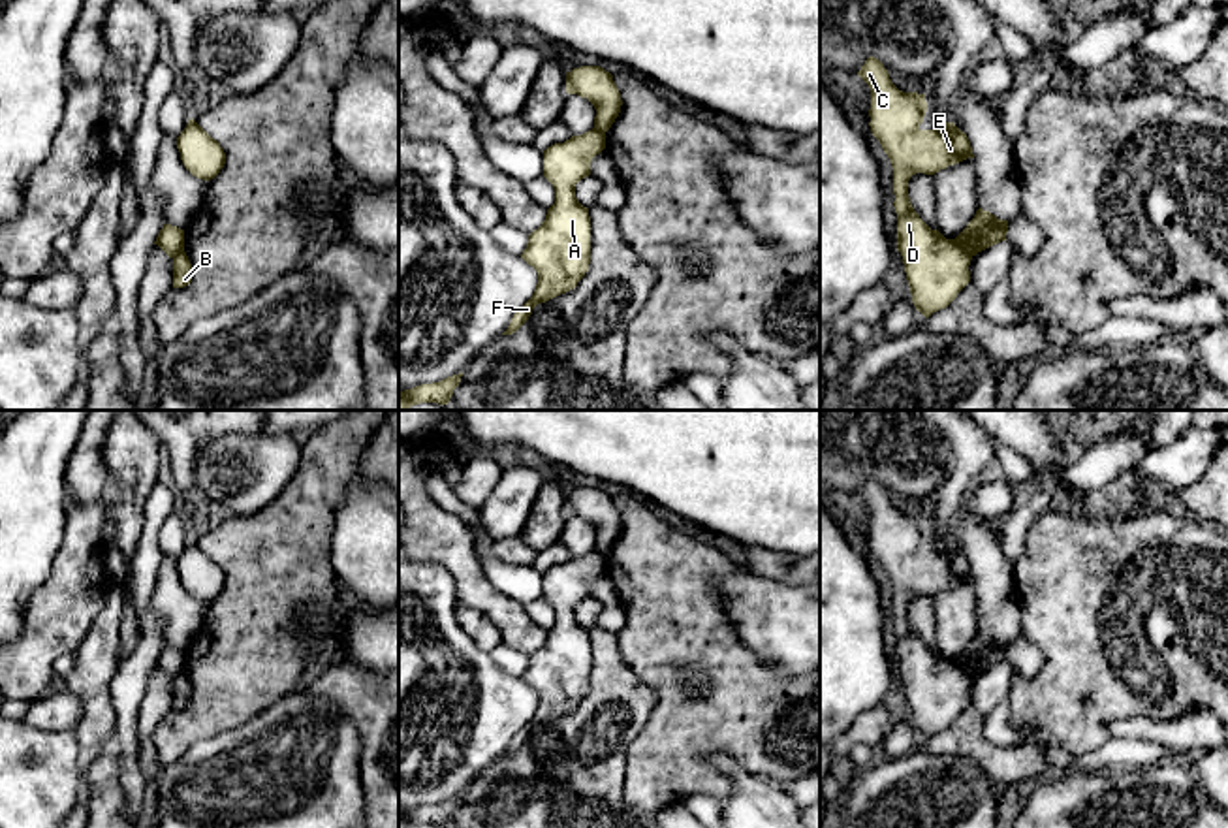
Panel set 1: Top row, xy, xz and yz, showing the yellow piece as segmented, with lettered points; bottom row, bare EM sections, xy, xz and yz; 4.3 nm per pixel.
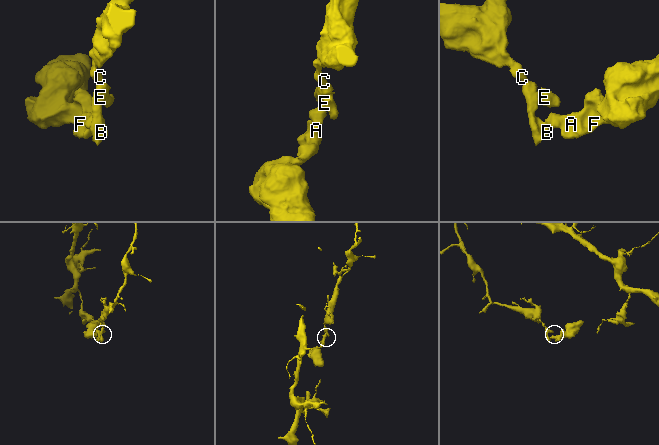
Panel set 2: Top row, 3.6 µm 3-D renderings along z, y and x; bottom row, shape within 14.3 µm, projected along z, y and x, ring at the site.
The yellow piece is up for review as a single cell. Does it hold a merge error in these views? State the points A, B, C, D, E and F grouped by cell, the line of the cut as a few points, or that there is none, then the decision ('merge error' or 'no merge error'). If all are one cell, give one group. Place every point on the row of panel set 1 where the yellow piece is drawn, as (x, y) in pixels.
A F / B C D E; cut in yz along (954, 239), (971, 258); merge error

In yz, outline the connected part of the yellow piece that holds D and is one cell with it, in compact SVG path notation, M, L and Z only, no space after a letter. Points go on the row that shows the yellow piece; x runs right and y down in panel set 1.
M869 56L858 75L871 88L871 132L893 167L897 250L903 256L912 303L925 318L946 309L970 282L970 256L955 239L931 230L914 211L908 181L916 173L935 175L948 166L974 158L970 141L953 122L921 130L925 94L903 92L884 64Z

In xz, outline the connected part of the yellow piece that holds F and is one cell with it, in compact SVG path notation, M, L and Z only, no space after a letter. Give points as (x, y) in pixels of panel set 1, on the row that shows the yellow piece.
M592 128L543 151L543 177L555 188L555 203L521 254L536 269L538 284L502 335L515 333L536 305L574 290L589 271L590 216L575 198L575 184L590 175L590 162L604 149L606 134Z

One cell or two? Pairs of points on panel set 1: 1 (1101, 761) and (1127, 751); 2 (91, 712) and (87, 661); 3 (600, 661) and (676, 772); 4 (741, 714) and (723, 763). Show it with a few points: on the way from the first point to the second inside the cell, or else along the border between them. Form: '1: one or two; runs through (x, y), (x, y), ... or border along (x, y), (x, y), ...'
1: one; runs through (1106, 757), (1121, 753)
2: one; runs through (91, 699), (91, 674)
3: two; border along (644, 682), (653, 691), (653, 708), (623, 764)
4: two; border along (706, 757), (726, 753), (743, 770), (764, 778)

